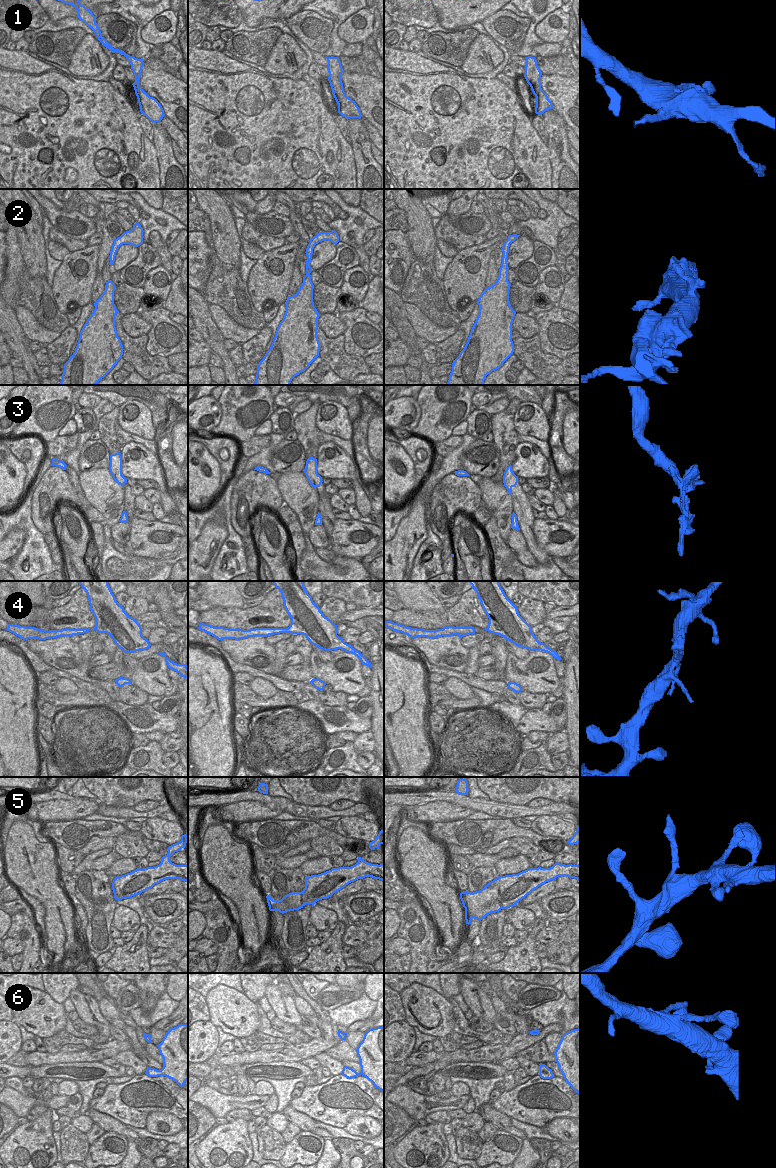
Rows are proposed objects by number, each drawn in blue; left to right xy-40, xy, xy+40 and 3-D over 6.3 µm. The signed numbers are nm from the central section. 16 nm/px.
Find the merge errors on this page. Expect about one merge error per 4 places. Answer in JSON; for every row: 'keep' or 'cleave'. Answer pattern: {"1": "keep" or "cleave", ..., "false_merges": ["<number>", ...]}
{"1": "keep", "2": "keep", "3": "cleave", "4": "keep", "5": "keep", "6": "keep", "false_merges": ["3"]}

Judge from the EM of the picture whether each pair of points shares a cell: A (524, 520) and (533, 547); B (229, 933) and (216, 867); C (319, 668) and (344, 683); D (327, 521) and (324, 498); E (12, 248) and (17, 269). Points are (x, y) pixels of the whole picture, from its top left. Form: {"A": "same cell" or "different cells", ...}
{"A": "same cell", "B": "different cells", "C": "same cell", "D": "same cell", "E": "same cell"}

